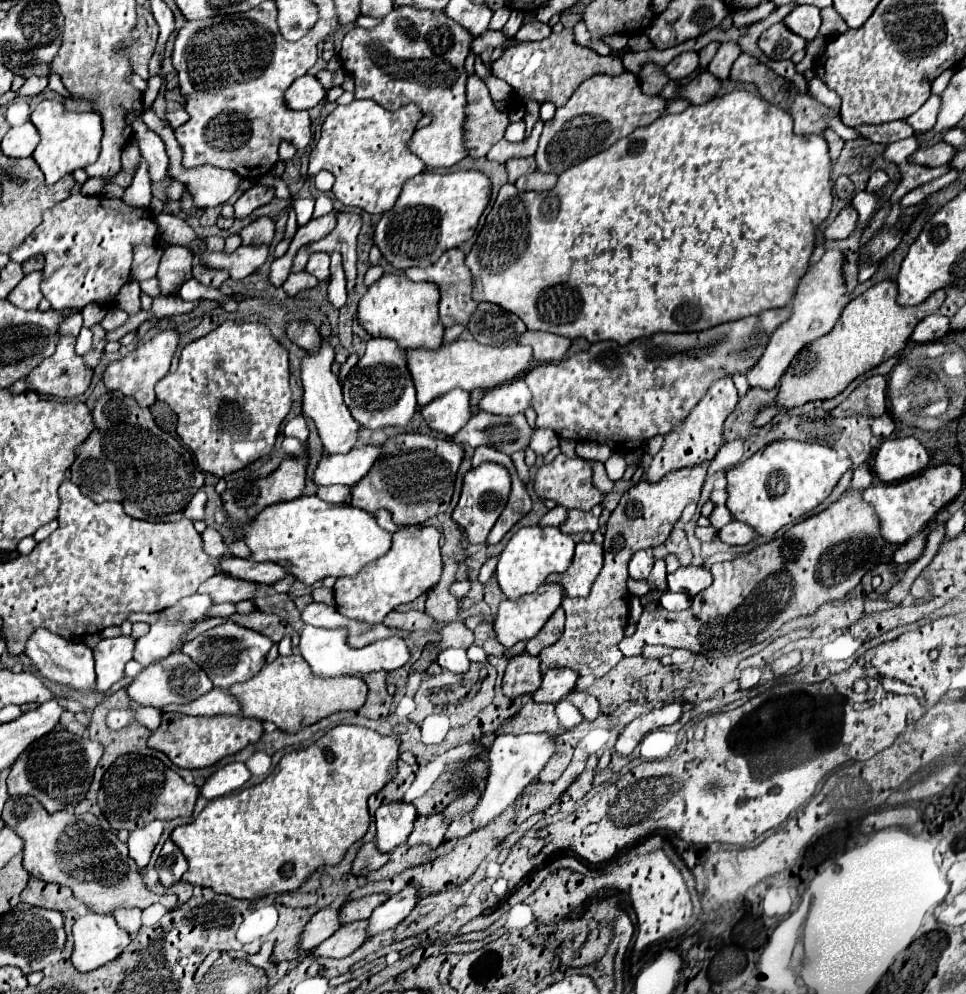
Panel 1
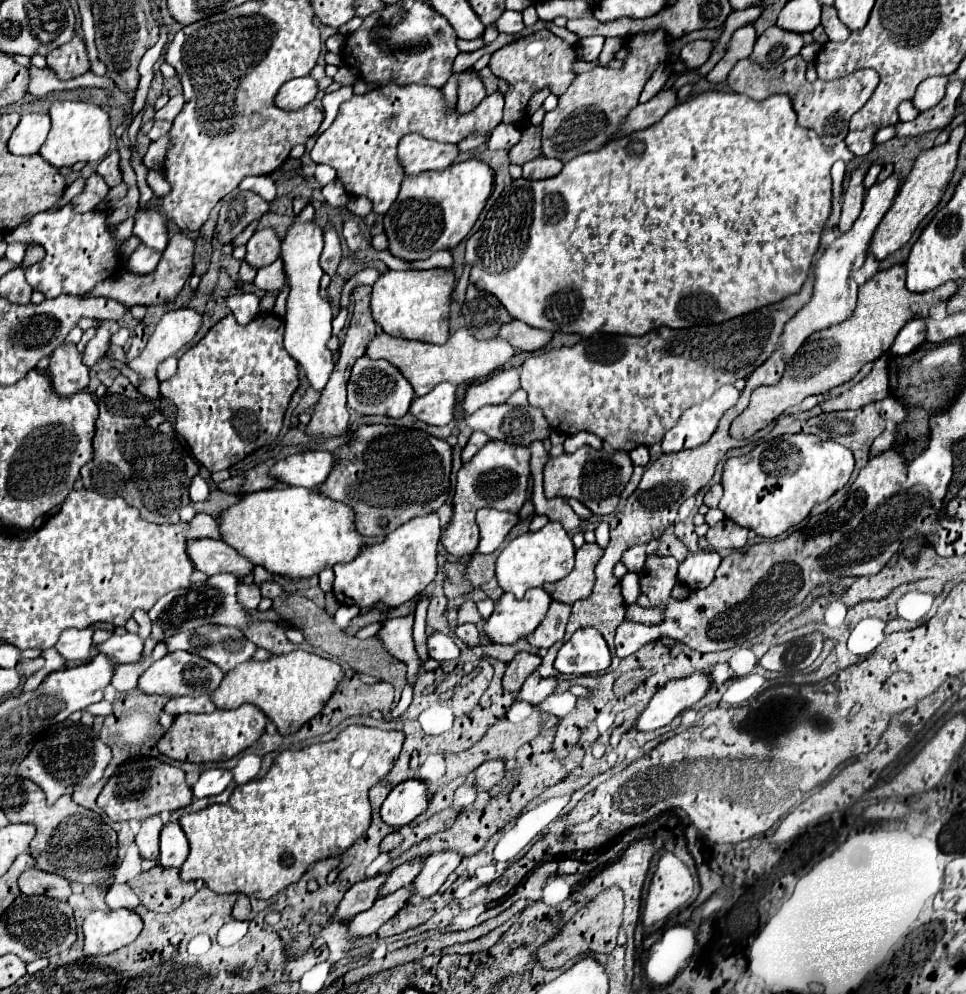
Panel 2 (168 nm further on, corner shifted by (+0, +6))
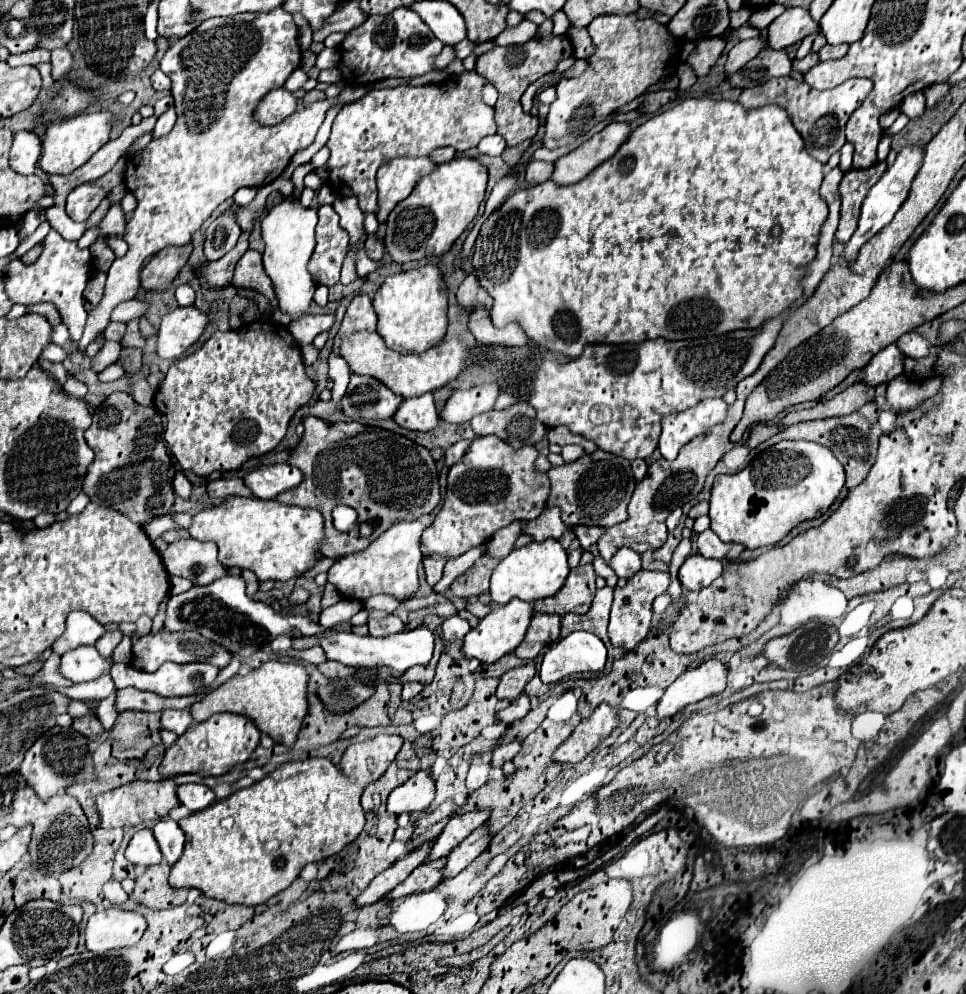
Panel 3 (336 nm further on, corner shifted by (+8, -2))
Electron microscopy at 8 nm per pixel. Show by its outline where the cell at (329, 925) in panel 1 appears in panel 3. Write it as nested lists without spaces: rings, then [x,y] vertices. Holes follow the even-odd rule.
[[[428,841],[424,845],[420,845],[418,849],[410,851],[406,857],[398,859],[394,865],[390,865],[388,869],[384,869],[376,879],[372,879],[372,883],[368,885],[368,889],[356,899],[356,905],[364,907],[370,903],[380,901],[384,895],[388,895],[396,885],[400,885],[418,865],[422,865],[428,859],[428,853],[432,851],[434,841]]]

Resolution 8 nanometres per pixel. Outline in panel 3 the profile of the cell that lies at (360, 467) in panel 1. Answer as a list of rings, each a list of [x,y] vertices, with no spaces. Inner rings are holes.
[[[288,463],[266,465],[254,469],[244,477],[244,485],[258,499],[274,499],[278,493],[296,487],[300,481],[302,481],[302,473]]]

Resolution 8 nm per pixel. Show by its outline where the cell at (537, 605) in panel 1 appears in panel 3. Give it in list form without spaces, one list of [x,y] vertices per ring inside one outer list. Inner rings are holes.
[[[512,599],[510,603],[502,605],[502,607],[496,607],[492,609],[480,623],[478,627],[474,627],[466,637],[464,637],[464,647],[462,647],[462,653],[466,657],[474,657],[478,659],[480,663],[496,663],[502,655],[506,653],[512,653],[520,641],[524,639],[526,635],[526,629],[530,625],[530,619],[532,619],[532,605],[522,601],[522,599]]]

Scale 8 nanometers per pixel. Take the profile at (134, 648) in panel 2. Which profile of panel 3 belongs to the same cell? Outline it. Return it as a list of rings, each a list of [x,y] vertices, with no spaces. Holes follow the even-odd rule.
[[[76,647],[62,655],[60,675],[74,683],[84,683],[108,673],[110,667],[112,661],[104,659],[96,647]]]

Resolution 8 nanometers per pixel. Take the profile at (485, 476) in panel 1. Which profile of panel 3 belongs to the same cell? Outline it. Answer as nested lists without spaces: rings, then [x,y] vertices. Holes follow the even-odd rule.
[[[488,435],[476,437],[470,443],[468,453],[464,453],[464,457],[450,467],[444,505],[422,535],[422,541],[430,551],[444,555],[438,561],[422,561],[426,581],[430,585],[440,581],[446,559],[458,557],[476,545],[488,543],[498,529],[510,525],[512,521],[530,521],[542,513],[550,495],[550,479],[546,473],[536,471],[536,457],[538,451],[534,445],[512,449],[508,443],[500,441],[500,437]]]

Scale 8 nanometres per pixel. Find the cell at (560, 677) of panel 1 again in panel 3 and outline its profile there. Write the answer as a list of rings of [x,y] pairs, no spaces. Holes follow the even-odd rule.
[[[522,693],[518,699],[510,701],[506,707],[502,707],[502,709],[496,713],[496,719],[498,719],[500,723],[504,723],[504,725],[510,725],[510,723],[514,723],[514,721],[524,719],[526,713],[528,713],[528,709],[530,709],[528,695]]]

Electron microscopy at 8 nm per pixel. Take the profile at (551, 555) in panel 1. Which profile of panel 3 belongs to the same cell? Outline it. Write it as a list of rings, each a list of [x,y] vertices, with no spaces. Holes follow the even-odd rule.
[[[546,539],[542,543],[530,543],[526,547],[514,549],[508,557],[504,557],[498,567],[492,573],[490,579],[490,595],[494,603],[508,603],[510,599],[524,599],[524,601],[536,601],[536,599],[544,599],[544,597],[552,597],[556,595],[566,577],[568,577],[568,557],[566,551],[562,549],[562,545],[556,539]]]

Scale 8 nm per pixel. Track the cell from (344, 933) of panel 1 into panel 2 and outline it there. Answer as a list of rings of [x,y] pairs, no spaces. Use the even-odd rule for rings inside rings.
[[[410,885],[402,887],[388,897],[376,901],[368,911],[358,913],[354,919],[348,921],[348,935],[350,937],[368,937],[378,931],[390,917],[394,917],[410,897]]]

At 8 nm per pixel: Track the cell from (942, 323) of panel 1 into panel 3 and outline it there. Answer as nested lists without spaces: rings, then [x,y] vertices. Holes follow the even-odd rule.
[[[888,345],[884,351],[880,351],[876,357],[872,357],[872,361],[866,365],[864,375],[862,375],[862,383],[864,385],[880,385],[880,383],[888,383],[894,377],[902,375],[904,371],[904,355],[898,349],[898,345]]]

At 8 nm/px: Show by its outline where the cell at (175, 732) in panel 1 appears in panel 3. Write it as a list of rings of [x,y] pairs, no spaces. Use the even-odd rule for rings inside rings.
[[[216,713],[204,723],[194,723],[184,735],[178,737],[178,741],[164,755],[160,775],[164,779],[186,773],[196,773],[200,777],[218,777],[228,773],[234,765],[248,761],[258,743],[260,731],[248,717],[240,717],[234,713]]]

